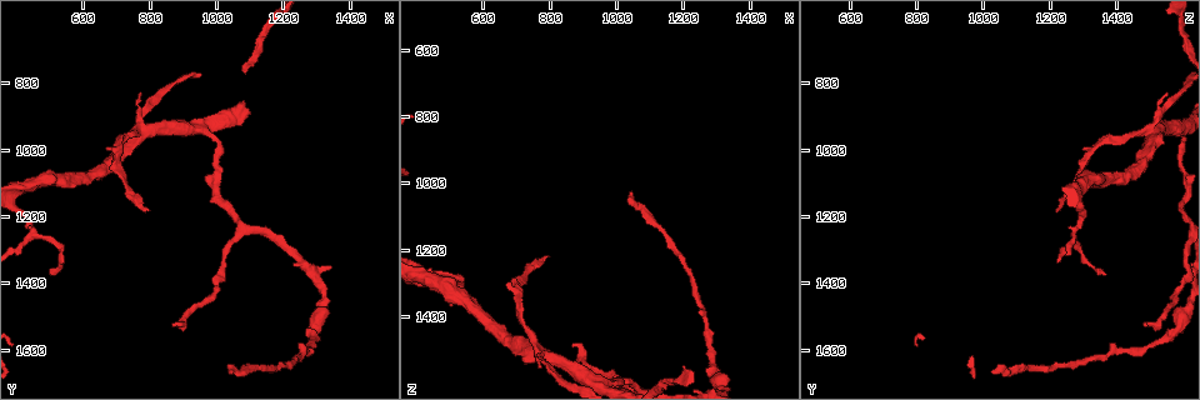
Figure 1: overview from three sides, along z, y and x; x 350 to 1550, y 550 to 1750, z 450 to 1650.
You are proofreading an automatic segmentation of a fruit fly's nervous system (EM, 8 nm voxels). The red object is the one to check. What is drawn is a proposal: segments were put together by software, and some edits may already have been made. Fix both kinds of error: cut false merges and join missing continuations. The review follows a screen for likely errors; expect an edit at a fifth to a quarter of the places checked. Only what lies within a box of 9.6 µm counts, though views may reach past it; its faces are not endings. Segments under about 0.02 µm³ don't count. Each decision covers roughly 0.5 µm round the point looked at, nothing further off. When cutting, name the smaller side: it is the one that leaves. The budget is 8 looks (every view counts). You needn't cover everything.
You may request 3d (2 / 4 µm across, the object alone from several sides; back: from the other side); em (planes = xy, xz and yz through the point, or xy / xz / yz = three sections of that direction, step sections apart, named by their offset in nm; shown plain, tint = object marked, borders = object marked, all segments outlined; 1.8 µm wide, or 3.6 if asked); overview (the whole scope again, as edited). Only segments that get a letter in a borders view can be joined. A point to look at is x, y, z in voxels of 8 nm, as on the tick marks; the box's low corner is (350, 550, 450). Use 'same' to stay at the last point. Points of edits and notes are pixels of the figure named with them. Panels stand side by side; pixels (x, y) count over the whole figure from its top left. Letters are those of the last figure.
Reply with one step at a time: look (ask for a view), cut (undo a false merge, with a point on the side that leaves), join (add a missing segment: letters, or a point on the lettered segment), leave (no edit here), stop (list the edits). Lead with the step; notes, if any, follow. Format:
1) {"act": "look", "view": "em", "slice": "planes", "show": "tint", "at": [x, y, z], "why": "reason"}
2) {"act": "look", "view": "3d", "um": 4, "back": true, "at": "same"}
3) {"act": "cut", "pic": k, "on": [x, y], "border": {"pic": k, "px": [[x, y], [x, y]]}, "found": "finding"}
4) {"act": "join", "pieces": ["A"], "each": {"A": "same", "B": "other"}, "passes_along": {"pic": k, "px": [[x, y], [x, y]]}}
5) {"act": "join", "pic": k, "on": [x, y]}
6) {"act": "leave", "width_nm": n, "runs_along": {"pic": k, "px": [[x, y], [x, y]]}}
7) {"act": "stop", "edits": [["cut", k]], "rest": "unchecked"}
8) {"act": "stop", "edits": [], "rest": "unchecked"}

{"act": "look", "view": "3d", "um": 4, "at": [760, 960, 1510], "why": "sharp bend"}

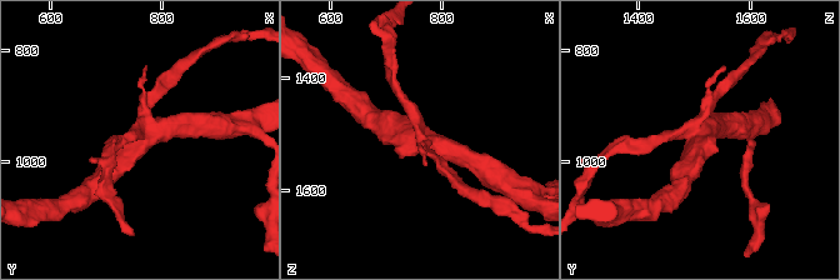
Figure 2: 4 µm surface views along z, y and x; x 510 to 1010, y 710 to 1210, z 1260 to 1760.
{"act": "look", "view": "em", "slice": "xy", "step": 4, "show": "borders", "at": [765, 960, 1510], "why": "shape alone is not enough"}

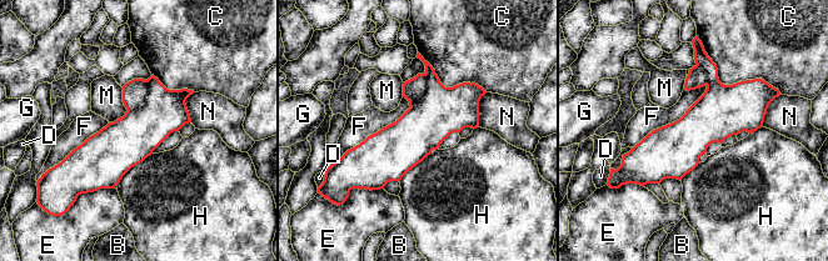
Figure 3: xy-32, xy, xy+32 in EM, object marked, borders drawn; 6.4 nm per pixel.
{"act": "look", "view": "em", "slice": "yz", "step": 16, "show": "borders", "at": "same"}

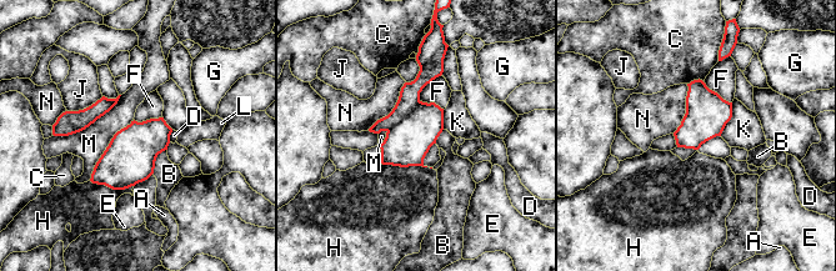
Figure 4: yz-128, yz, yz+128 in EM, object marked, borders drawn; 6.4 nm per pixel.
{"act": "cut", "pic": 4, "on": [409, 96], "each": {"A": "other", "B": "other", "C": "other", "D": "other", "E": "other", "F": "other", "G": "other", "H": "other", "J": "other", "K": "other", "L": "other", "M": "other", "N": "other"}, "border": {"pic": 4, "px": [[419, 99], [416, 105], [388, 131]]}, "found": "two cells meet here"}

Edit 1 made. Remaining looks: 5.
{"act": "look", "view": "overview"}

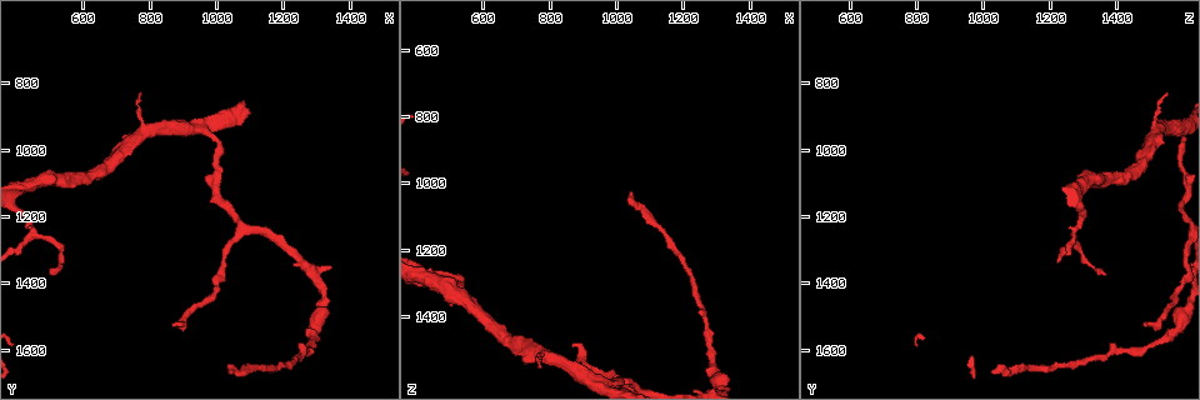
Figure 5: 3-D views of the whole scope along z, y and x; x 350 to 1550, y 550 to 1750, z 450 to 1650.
{"act": "look", "view": "3d", "um": 4, "at": [870, 1520, 1480], "why": "branch stops here"}

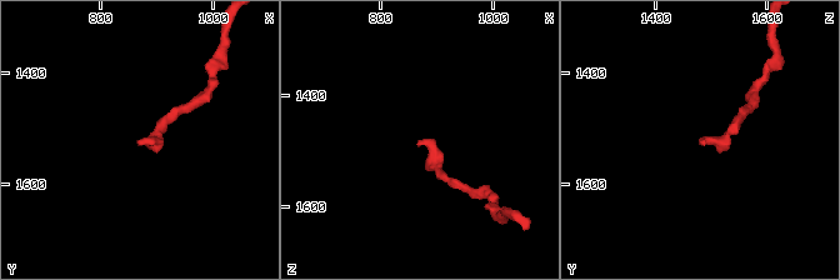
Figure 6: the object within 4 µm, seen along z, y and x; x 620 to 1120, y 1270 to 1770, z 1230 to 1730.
{"act": "look", "view": "em", "slice": "planes", "show": "borders", "at": [870, 1525, 1485], "why": "now the EM"}

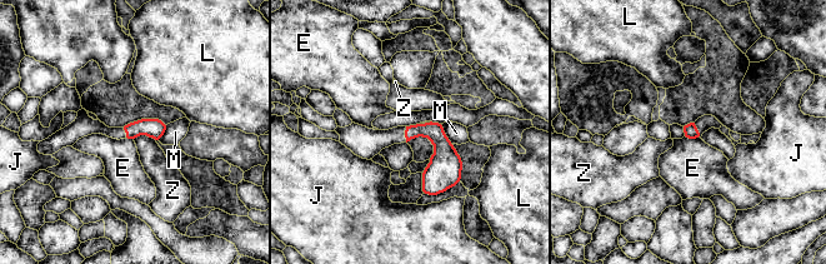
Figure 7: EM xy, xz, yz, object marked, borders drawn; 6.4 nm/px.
{"act": "leave", "each": {"E": "other", "J": "other", "L": "other", "M": "other", "Z": "other"}, "border": {"pic": 7, "px": [[685, 135], [689, 138], [699, 137]]}, "found": "no lettered segment goes on from it"}

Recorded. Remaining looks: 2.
{"act": "stop", "edits": [["cut", 4]], "rest": "unchecked"}

